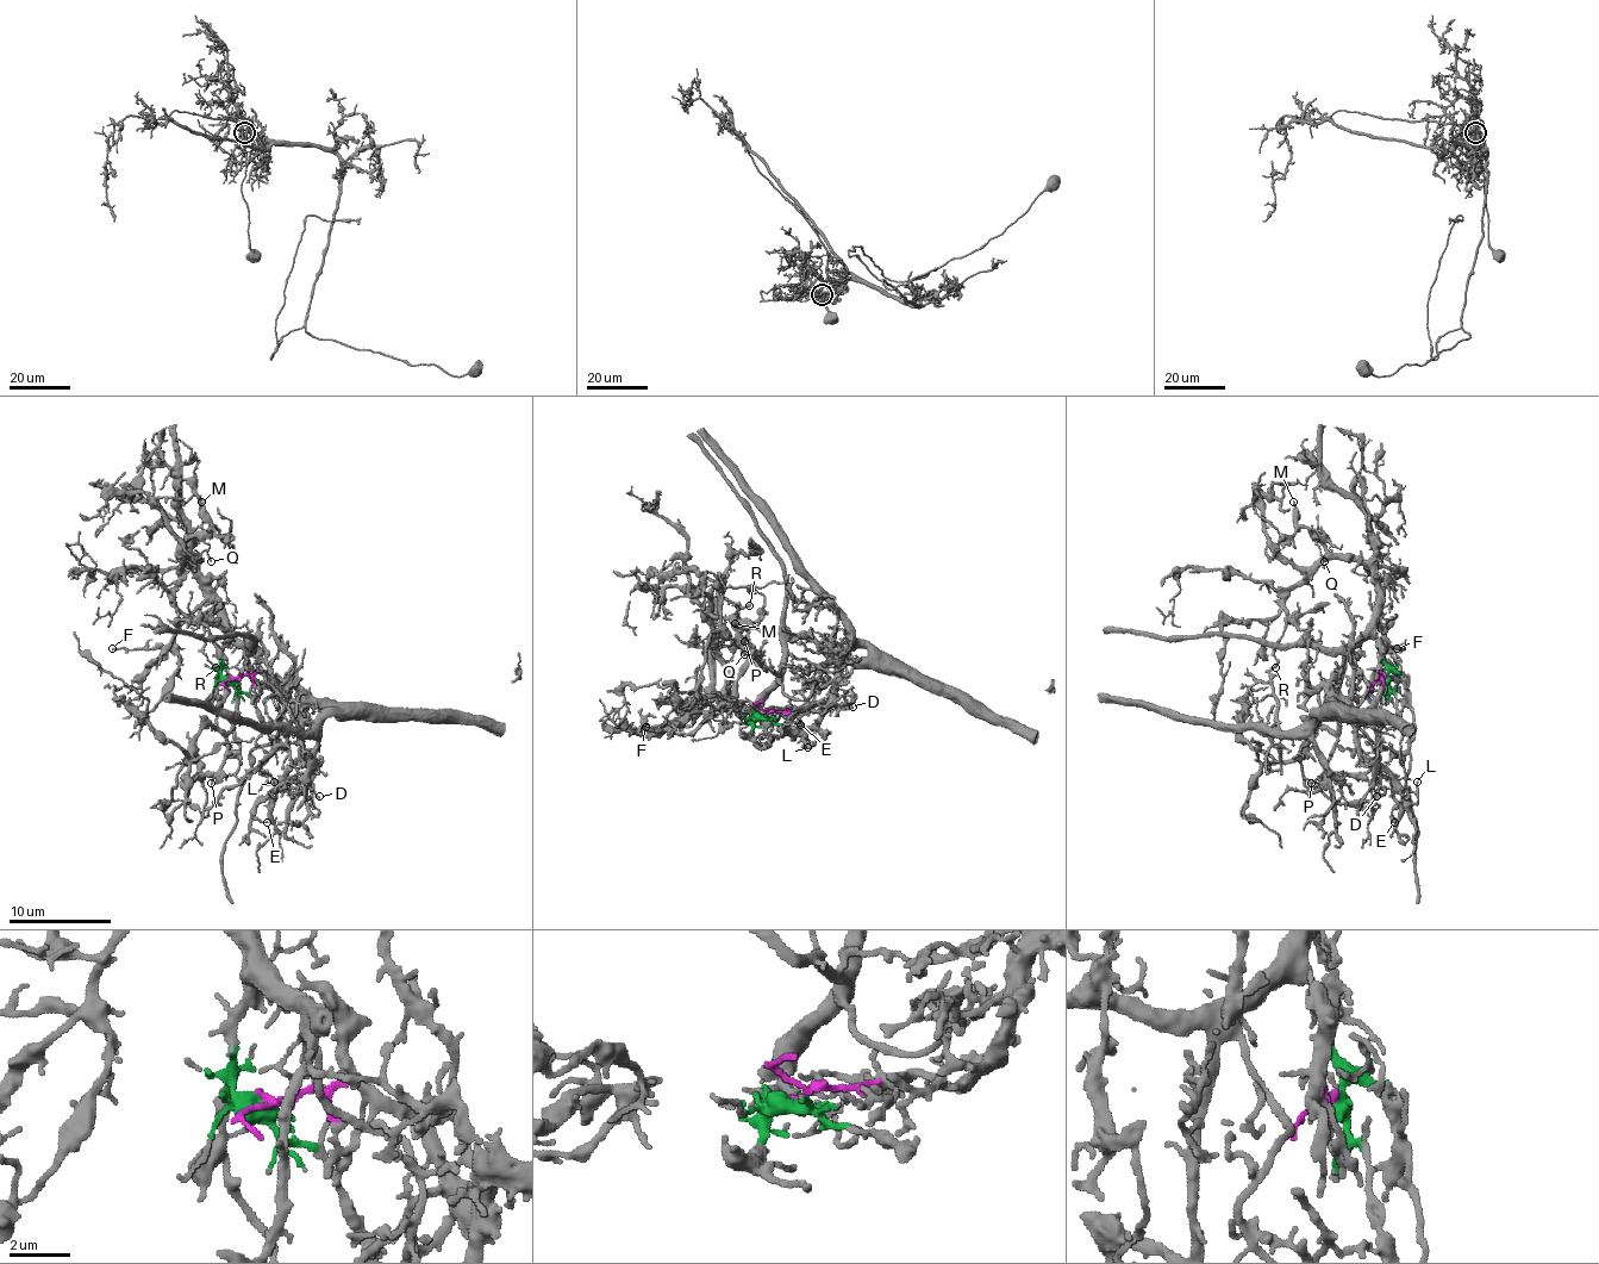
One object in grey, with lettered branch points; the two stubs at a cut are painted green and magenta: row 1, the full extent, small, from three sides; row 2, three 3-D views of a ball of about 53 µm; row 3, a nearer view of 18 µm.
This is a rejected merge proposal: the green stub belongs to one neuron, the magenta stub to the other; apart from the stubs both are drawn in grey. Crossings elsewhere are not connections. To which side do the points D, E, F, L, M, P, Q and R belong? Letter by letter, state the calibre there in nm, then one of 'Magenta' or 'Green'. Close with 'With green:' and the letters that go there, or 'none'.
D: Thickness 190 nm. Magenta
E: Thickness 130 nm. Magenta
F: Thickness 160 nm. Green
L: Thickness 120 nm. Magenta
M: Thickness 240 nm. Green
P: Thickness 140 nm. Green
Q: Thickness 120 nm. Green
R: Thickness 180 nm. Green
With green: F, M, P, Q, R

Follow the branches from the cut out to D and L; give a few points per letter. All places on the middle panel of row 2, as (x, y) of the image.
D: (766, 714), (817, 709), (835, 687), (839, 707), (853, 707)
L: (766, 714), (817, 709), (835, 687), (835, 701), (804, 740), (806, 747)

